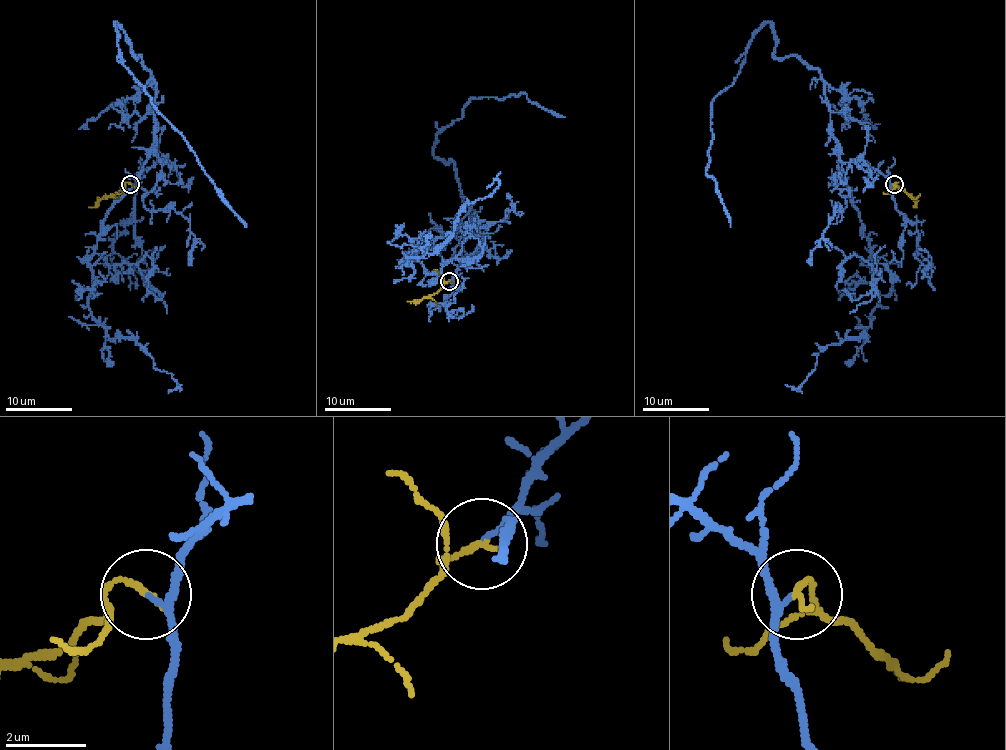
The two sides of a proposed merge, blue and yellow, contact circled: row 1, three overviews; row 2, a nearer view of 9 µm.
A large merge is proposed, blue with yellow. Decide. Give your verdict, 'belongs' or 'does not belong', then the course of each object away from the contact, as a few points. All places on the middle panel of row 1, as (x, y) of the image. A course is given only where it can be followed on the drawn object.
belongs; course blue (449, 280), (482, 238), (455, 163), (434, 155), (435, 138), (462, 117), (470, 99), (523, 92), (565, 117); course yellow (449, 281), (435, 293), (417, 301), (407, 301)

